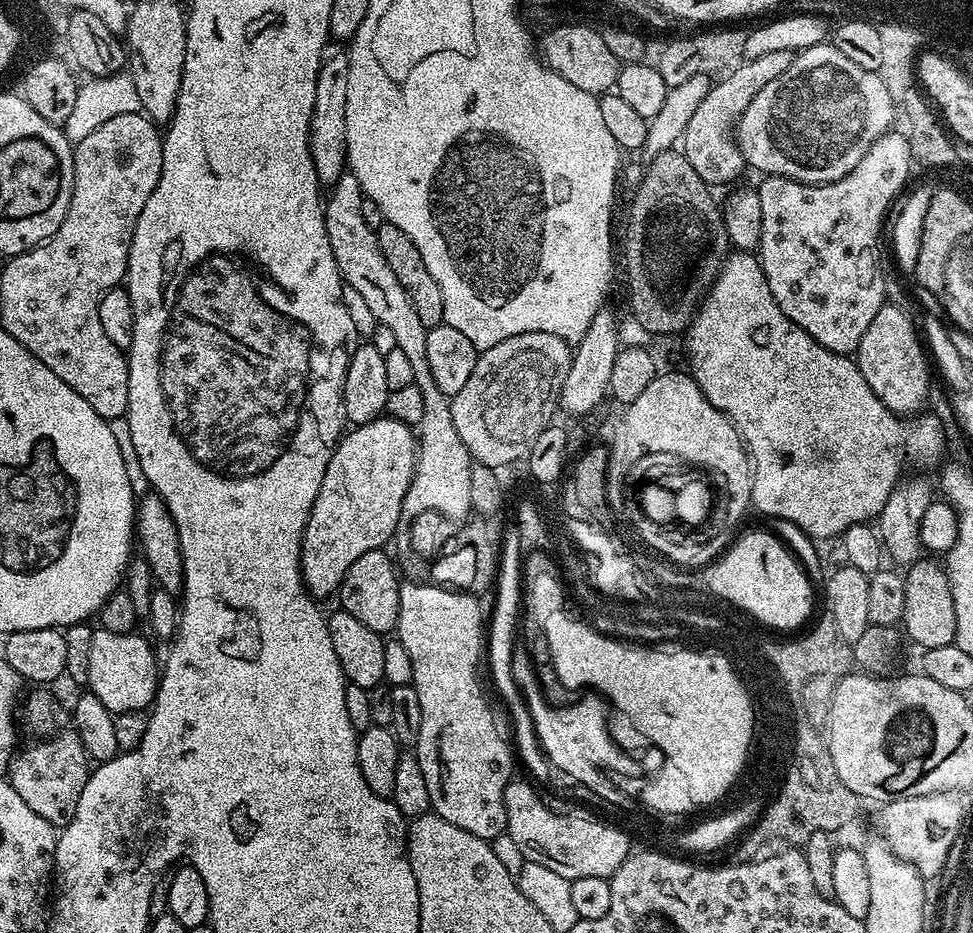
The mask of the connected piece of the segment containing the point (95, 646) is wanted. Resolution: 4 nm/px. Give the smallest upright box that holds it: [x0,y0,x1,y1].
[87,627,160,714]

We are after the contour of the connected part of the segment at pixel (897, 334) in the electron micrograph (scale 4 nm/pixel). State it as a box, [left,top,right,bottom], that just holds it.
[854,302,932,414]

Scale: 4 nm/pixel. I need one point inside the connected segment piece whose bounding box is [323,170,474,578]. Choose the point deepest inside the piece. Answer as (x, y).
(439, 493)

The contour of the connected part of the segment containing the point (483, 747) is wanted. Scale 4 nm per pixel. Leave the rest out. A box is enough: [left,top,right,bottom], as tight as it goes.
[395,582,514,842]

